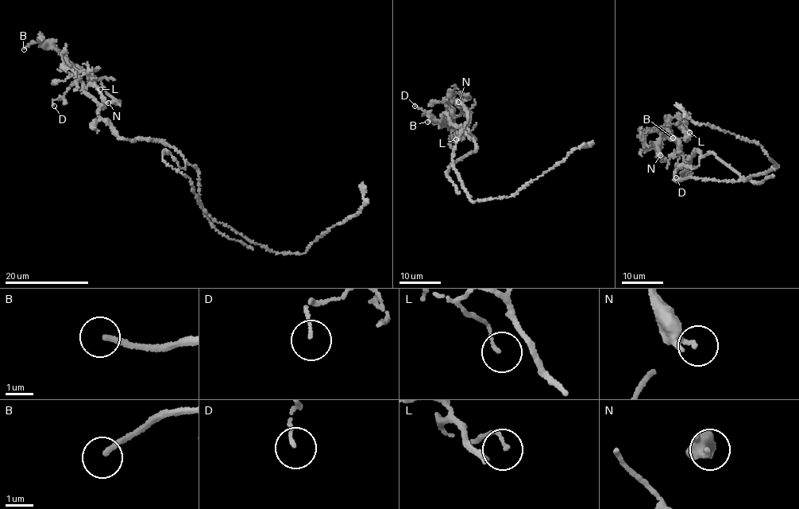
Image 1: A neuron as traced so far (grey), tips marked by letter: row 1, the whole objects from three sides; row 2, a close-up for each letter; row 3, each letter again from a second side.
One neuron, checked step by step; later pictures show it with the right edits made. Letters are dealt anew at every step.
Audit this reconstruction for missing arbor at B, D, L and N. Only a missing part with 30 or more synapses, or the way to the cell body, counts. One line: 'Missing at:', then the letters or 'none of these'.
Missing at: B

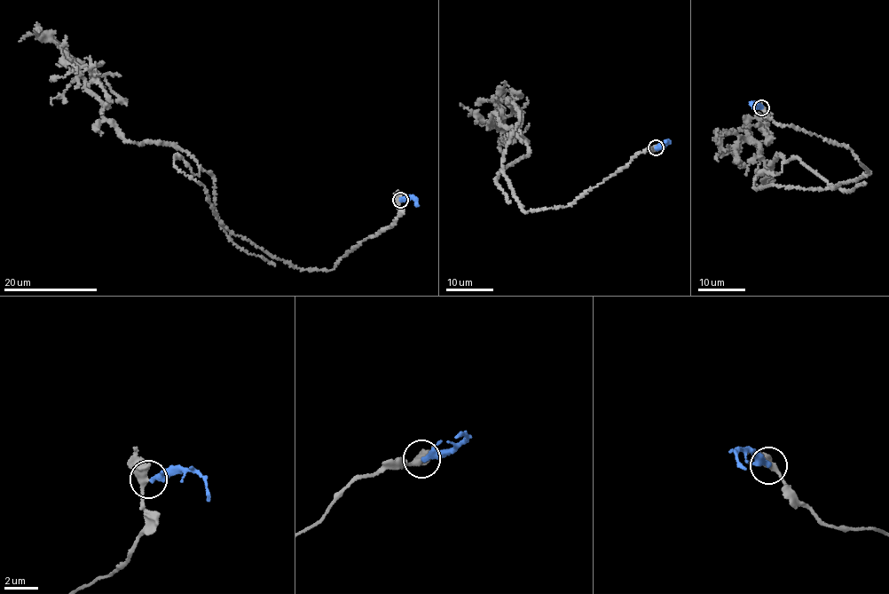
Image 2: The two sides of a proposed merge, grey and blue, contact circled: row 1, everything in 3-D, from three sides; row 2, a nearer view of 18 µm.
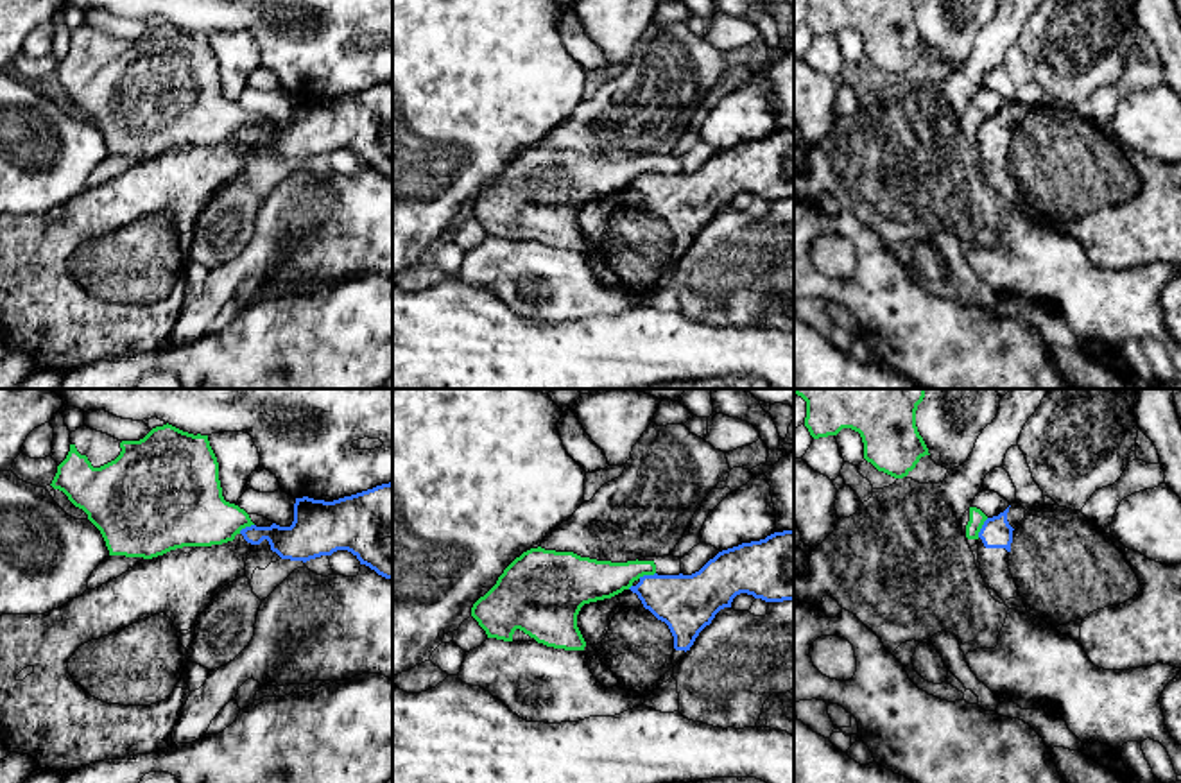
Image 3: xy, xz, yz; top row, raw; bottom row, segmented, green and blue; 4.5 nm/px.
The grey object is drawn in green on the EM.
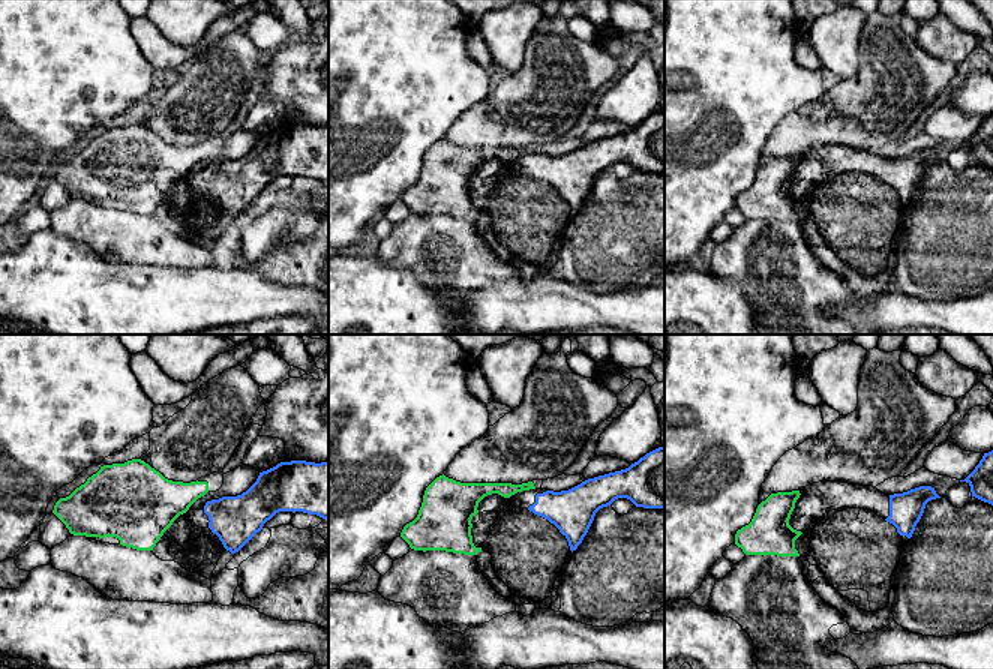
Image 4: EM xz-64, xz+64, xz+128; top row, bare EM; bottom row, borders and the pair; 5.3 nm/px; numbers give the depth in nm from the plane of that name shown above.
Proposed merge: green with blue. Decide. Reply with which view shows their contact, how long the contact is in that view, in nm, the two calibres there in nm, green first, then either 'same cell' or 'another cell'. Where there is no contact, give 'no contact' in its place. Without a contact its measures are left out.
yz | 100 nm | 70/140 nm | another cell

